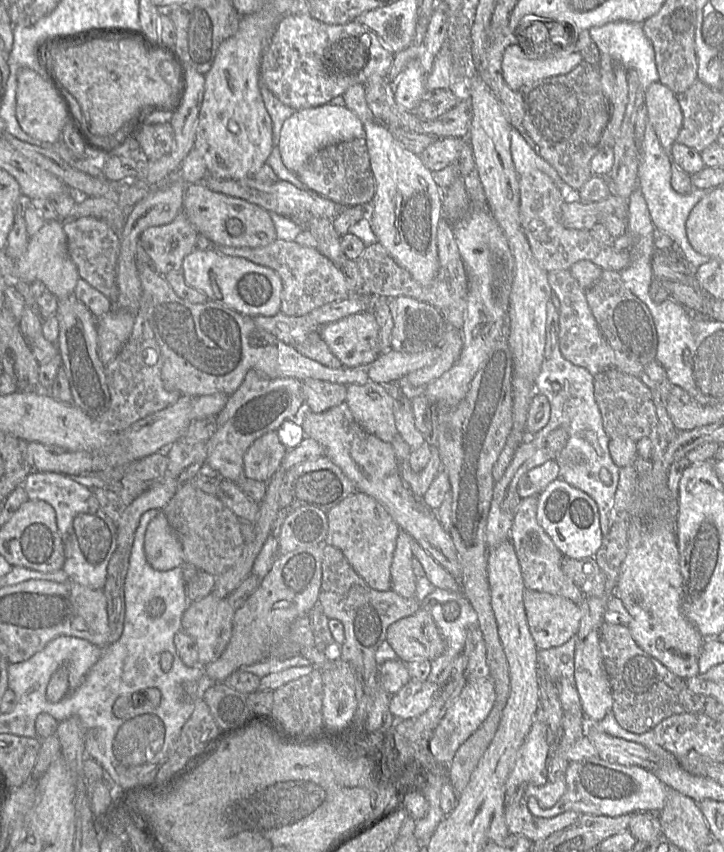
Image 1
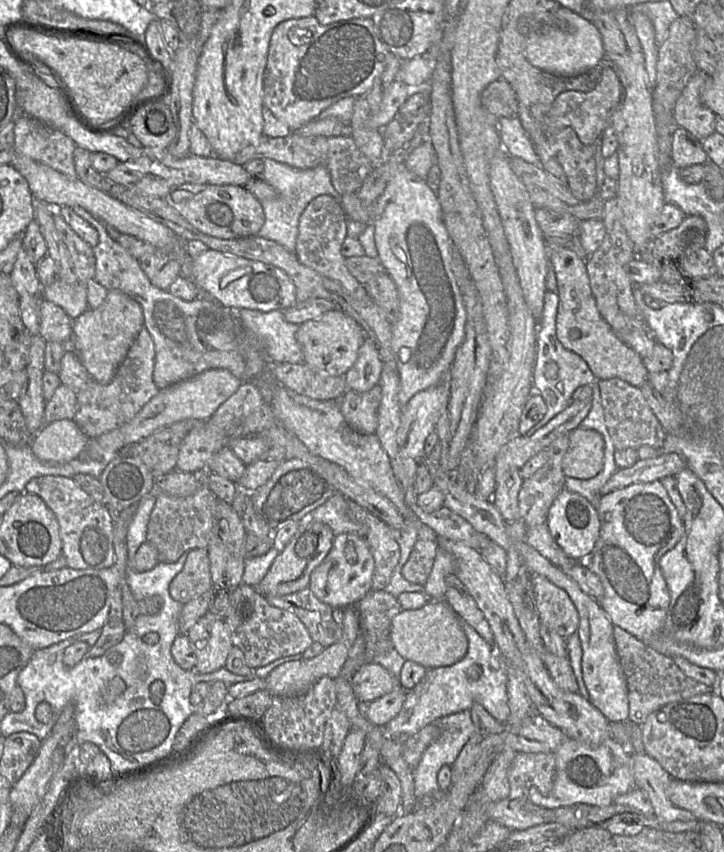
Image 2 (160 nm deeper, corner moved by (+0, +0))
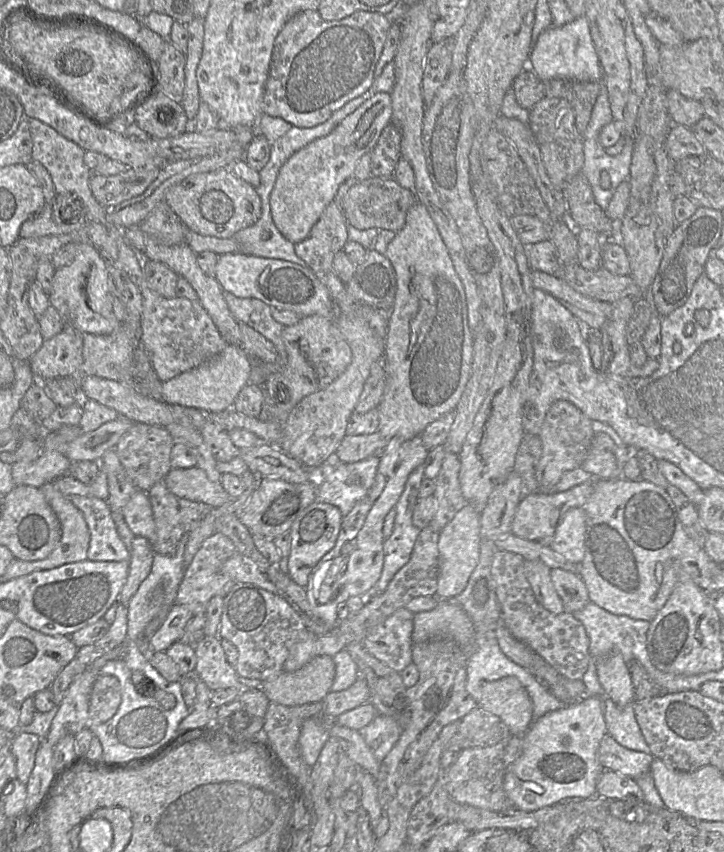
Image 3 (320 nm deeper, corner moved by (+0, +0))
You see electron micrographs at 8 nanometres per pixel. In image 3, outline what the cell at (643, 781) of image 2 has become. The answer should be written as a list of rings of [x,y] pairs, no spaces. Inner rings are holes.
[[[605,734],[598,748],[598,760],[604,769],[611,770],[632,779],[650,771],[653,755],[630,750]]]

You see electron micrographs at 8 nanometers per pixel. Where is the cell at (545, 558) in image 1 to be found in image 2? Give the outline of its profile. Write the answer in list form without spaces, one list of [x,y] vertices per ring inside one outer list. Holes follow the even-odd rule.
[[[569,435],[557,438],[548,448],[548,460],[531,477],[523,480],[518,501],[527,528],[546,523],[549,509],[564,489],[563,458],[569,447]]]

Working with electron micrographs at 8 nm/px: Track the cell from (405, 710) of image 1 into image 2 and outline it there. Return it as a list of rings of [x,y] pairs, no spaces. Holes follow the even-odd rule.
[[[396,687],[386,695],[370,702],[362,704],[364,716],[374,725],[385,727],[401,710],[407,696],[407,691]]]

